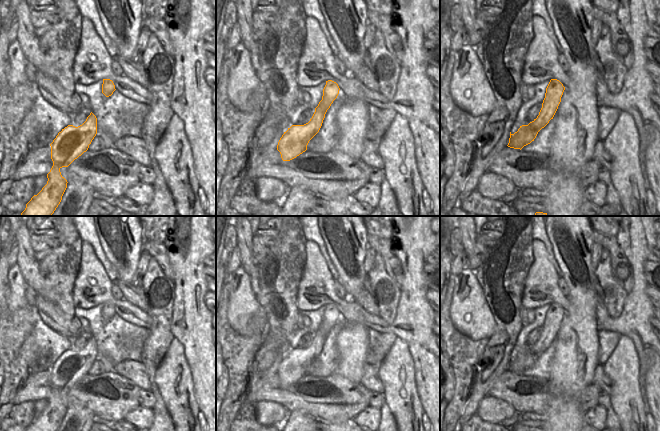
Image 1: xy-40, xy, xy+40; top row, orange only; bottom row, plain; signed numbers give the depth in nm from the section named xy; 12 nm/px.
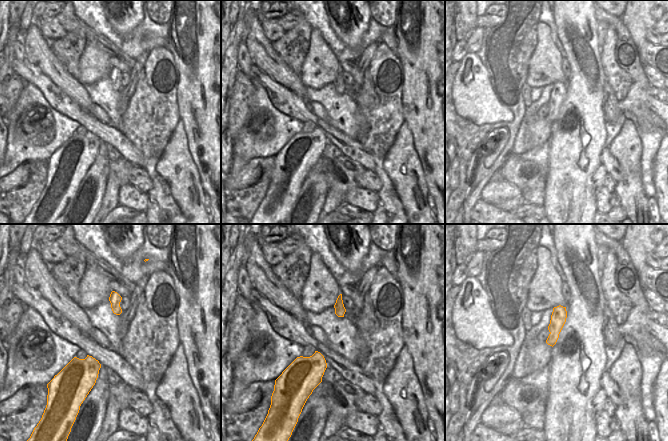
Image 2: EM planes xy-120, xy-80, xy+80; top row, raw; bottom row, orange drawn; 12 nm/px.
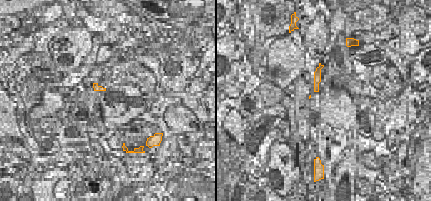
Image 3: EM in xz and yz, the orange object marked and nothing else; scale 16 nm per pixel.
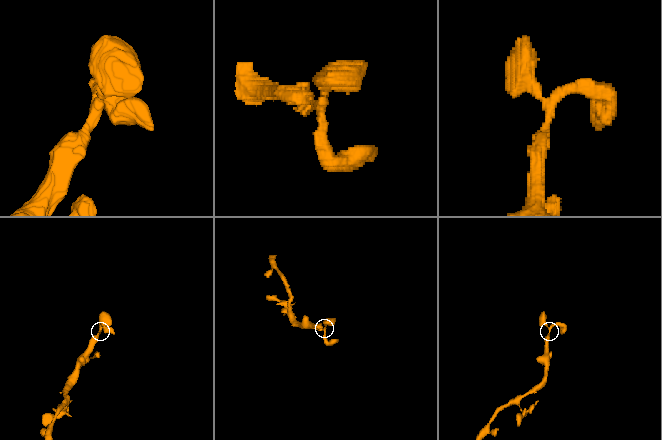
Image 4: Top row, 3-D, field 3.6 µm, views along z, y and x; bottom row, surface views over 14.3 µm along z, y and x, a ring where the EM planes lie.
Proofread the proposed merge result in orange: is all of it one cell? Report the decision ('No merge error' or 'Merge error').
No merge error

